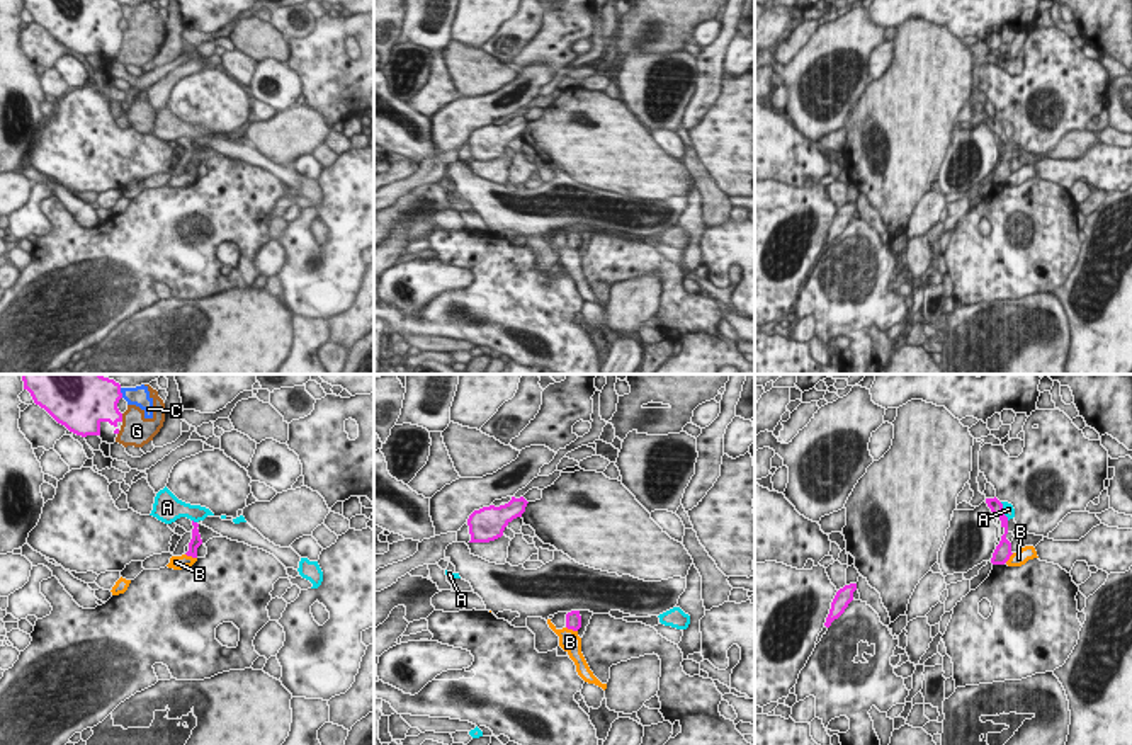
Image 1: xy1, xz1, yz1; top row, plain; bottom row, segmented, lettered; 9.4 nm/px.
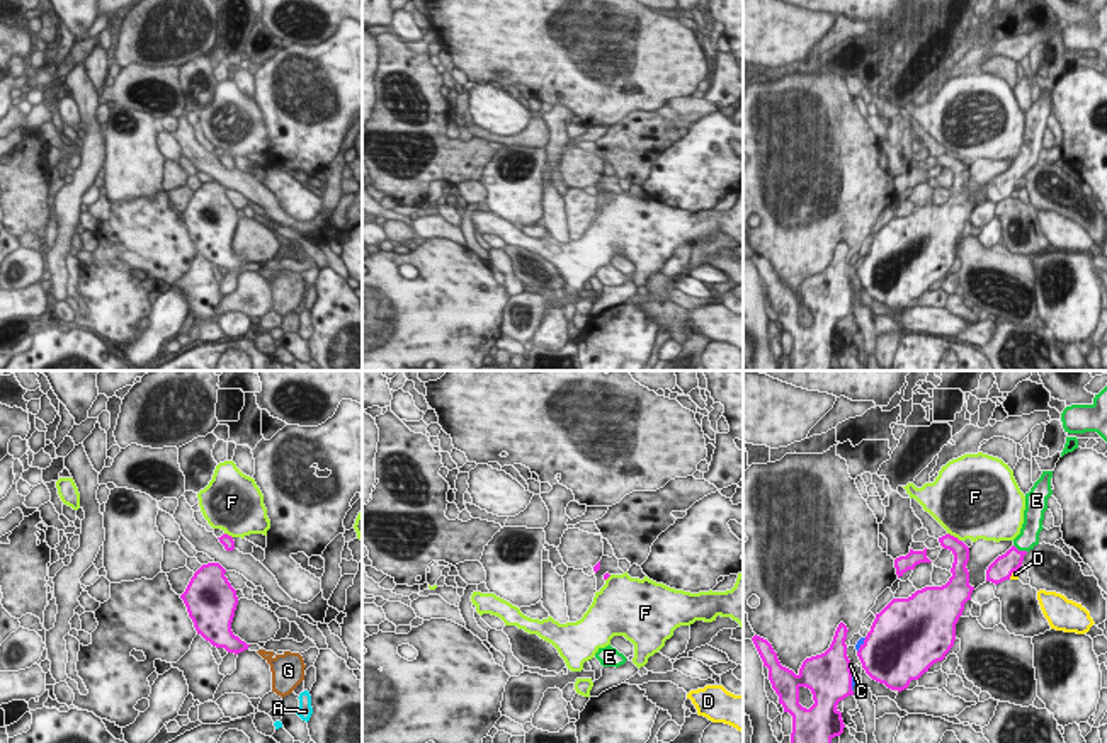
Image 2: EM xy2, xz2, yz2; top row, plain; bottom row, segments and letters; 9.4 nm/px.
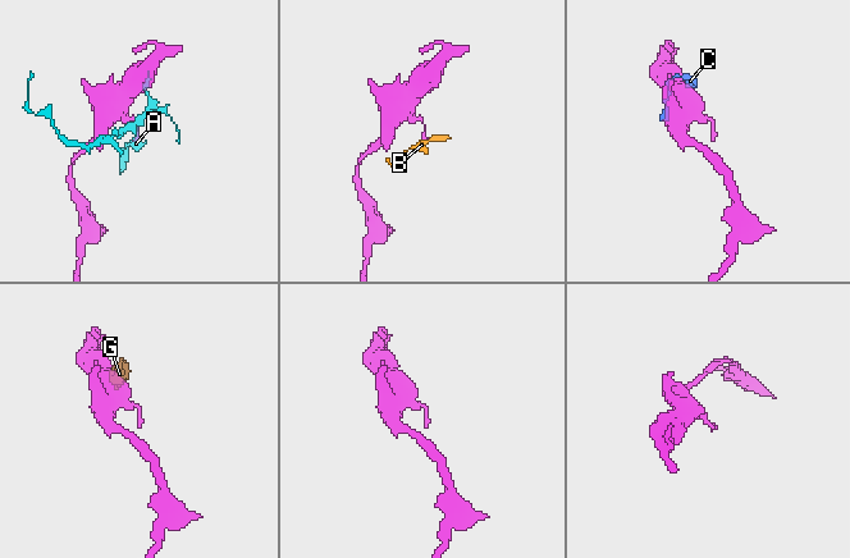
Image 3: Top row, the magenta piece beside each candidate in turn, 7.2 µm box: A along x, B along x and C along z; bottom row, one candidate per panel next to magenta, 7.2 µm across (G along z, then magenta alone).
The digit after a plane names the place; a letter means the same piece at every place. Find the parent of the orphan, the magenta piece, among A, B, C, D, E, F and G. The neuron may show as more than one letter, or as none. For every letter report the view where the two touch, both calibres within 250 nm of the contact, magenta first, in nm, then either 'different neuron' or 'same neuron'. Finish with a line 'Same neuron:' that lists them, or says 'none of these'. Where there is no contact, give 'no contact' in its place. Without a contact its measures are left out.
A: xy1 | 120/240 nm | different neuron
B: xy1 | 120/130 nm | different neuron
C: yz2 | 440/30 nm | different neuron
D: yz2 | 220/60 nm | different neuron
E: yz2 | 220/190 nm | same neuron
F: yz2 | 160/480 nm | different neuron
G: xy1 | 360/300 nm | different neuron
Same neuron: E

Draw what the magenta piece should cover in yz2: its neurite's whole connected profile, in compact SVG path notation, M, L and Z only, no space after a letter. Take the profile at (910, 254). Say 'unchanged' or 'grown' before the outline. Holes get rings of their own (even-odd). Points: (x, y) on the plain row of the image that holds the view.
unchanged; M945 153L939 156L944 168L954 173L952 196L942 206L925 206L908 218L893 218L871 245L857 275L866 292L884 303L891 309L908 308L911 299L918 299L928 287L942 281L956 260L956 243L962 235L964 223L971 219L974 206L969 204L969 167L957 156Z

